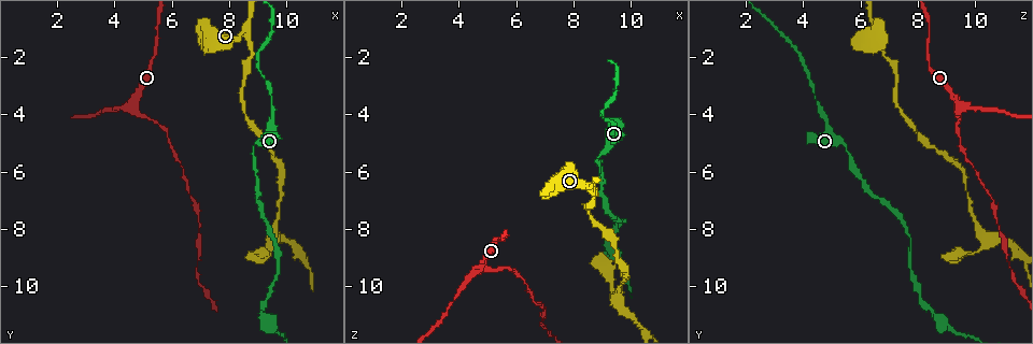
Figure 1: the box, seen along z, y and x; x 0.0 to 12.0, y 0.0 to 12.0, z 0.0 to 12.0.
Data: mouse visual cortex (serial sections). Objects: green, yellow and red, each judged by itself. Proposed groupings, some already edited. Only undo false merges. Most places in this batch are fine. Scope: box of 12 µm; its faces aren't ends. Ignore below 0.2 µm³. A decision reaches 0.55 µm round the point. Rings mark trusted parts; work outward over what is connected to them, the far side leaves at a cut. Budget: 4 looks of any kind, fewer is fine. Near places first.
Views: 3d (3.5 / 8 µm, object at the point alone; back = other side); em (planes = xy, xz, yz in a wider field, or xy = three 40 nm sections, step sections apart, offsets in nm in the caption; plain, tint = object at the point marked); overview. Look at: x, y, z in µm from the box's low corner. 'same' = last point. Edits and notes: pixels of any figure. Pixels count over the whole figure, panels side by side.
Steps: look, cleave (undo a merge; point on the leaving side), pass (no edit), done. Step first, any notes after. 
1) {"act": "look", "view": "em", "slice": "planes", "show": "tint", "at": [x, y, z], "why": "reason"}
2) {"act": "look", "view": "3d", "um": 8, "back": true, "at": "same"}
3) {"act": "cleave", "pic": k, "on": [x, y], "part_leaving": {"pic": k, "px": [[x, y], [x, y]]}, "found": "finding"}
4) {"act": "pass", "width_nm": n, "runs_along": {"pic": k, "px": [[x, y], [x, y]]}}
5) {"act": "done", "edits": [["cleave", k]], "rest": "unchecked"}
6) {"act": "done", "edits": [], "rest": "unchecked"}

{"act": "look", "view": "3d", "um": 8, "back": true, "at": [4.6, 3.6, 9.4]}

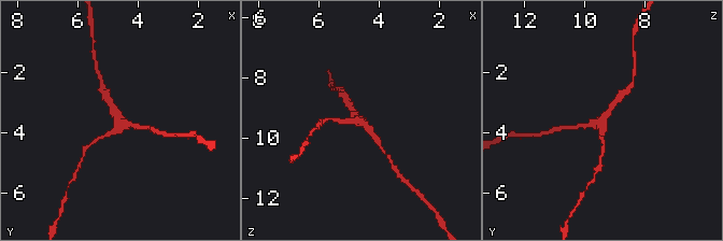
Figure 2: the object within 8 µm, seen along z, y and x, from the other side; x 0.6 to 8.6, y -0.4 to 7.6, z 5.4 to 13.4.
{"act": "look", "view": "em", "slice": "xy", "step": 1, "show": "tint", "at": [4.6, 3.6, 9.5]}

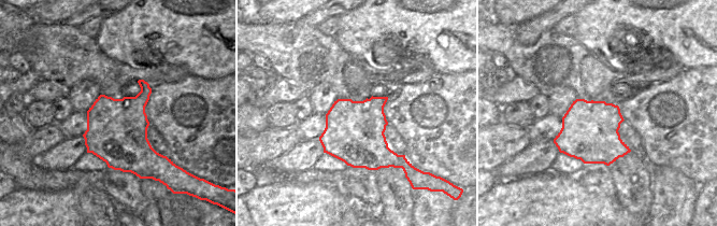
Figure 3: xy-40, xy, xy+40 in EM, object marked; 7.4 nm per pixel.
{"act": "pass", "runs_along": {"pic": 2, "px": [[619, 98], [601, 121], [601, 141]]}, "found": "all the same cell"}

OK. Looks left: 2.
{"act": "look", "view": "3d", "um": 3.5, "back": true, "at": [9.3, 3.2, 4.4], "why": "narrows sharply"}

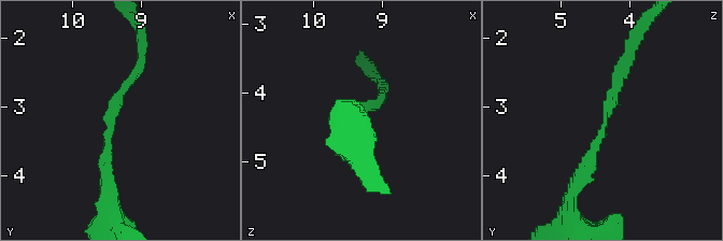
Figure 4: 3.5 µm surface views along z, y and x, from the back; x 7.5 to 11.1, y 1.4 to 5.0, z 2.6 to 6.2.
{"act": "look", "view": "em", "slice": "xy", "step": 3, "show": "tint", "at": [9.40, 3.15, 4.30], "why": "shape alone is not enough"}

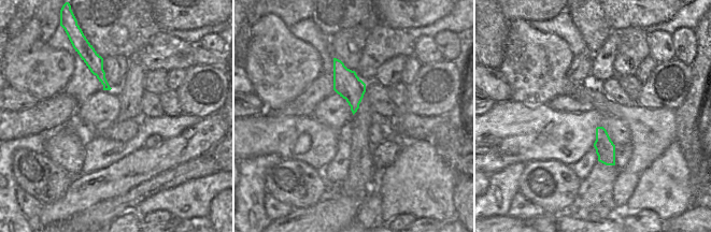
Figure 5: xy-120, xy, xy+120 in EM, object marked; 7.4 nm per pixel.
{"act": "pass", "arm_widths_nm": [150, 200], "runs_along": {"pic": 5, "px": [[83, 51], [95, 62], [107, 87]]}, "found": "one cell here"}

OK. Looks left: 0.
{"act": "done", "edits": [], "rest": "unchecked"}

